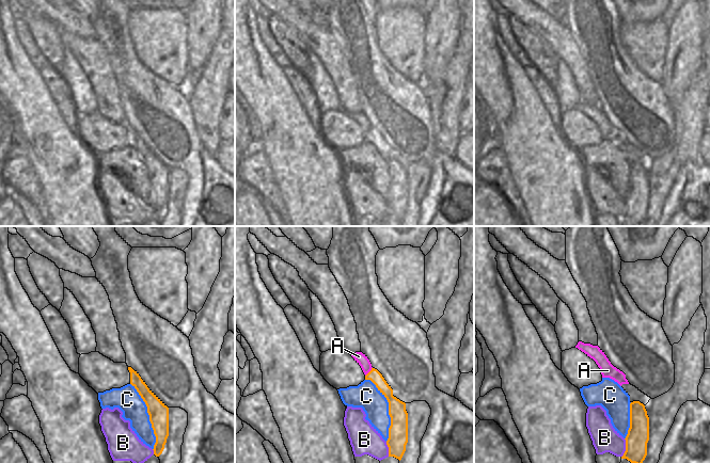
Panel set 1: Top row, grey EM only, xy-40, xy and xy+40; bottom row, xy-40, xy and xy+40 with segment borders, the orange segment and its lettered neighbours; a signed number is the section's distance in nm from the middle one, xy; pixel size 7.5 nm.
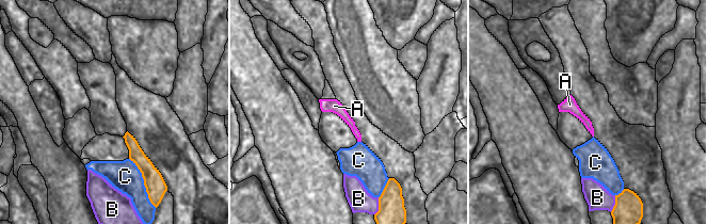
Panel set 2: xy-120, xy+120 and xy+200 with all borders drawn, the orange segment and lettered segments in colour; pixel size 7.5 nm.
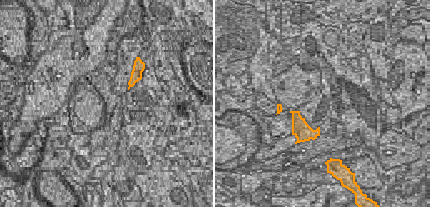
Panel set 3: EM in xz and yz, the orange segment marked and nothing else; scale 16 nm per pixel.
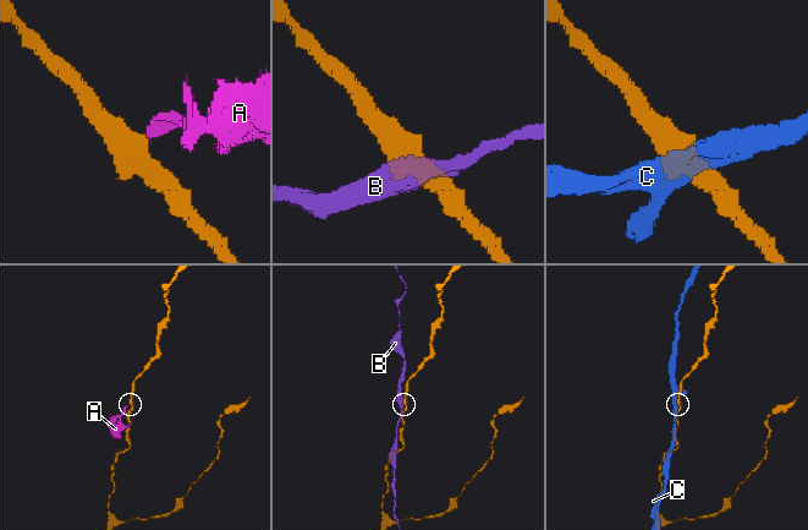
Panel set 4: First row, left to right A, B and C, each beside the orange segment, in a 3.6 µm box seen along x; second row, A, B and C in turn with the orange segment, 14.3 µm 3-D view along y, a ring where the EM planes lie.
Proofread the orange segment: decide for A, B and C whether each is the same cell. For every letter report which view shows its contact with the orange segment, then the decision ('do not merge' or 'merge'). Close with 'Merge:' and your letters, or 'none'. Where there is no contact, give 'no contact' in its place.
A: contact in xy; do not merge
B: contact in xy+40; do not merge
C: contact in xy; do not merge
Merge: none

